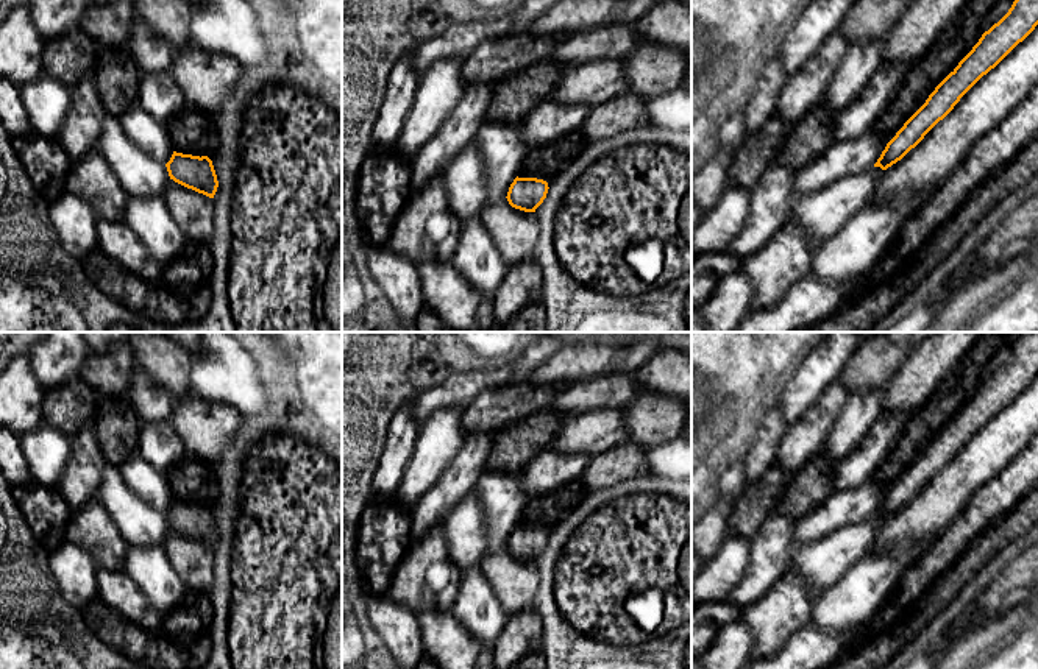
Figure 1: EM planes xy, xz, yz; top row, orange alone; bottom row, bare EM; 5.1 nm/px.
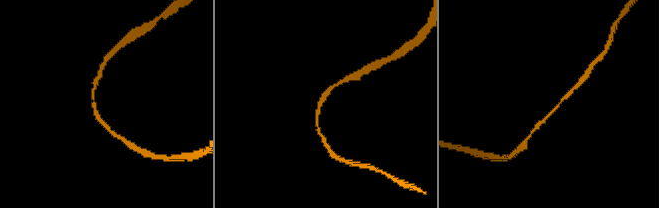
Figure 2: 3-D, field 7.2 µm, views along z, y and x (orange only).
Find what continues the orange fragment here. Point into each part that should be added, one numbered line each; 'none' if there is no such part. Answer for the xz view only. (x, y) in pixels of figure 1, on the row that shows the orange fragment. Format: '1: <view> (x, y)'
none

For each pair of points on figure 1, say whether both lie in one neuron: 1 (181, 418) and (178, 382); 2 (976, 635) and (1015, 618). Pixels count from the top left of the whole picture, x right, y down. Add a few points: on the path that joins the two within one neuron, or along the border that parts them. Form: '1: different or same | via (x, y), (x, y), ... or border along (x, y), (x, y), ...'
1: different | border along (192, 390), (174, 398)
2: same | via (985, 635), (1006, 622)

